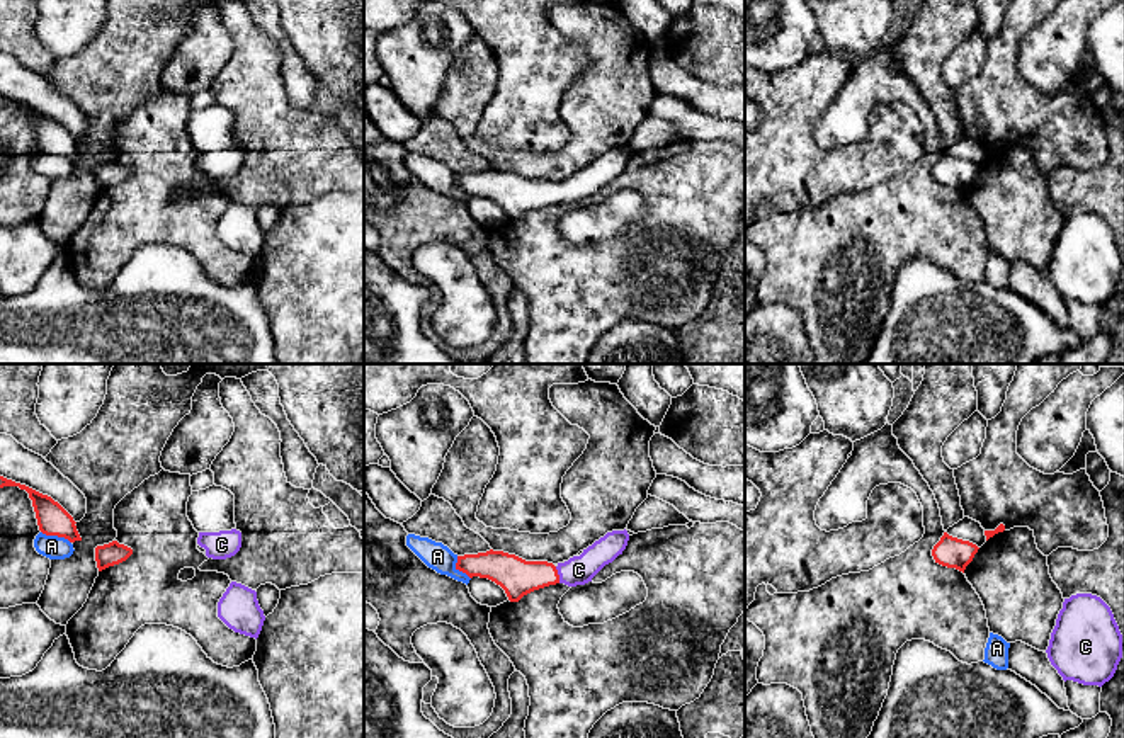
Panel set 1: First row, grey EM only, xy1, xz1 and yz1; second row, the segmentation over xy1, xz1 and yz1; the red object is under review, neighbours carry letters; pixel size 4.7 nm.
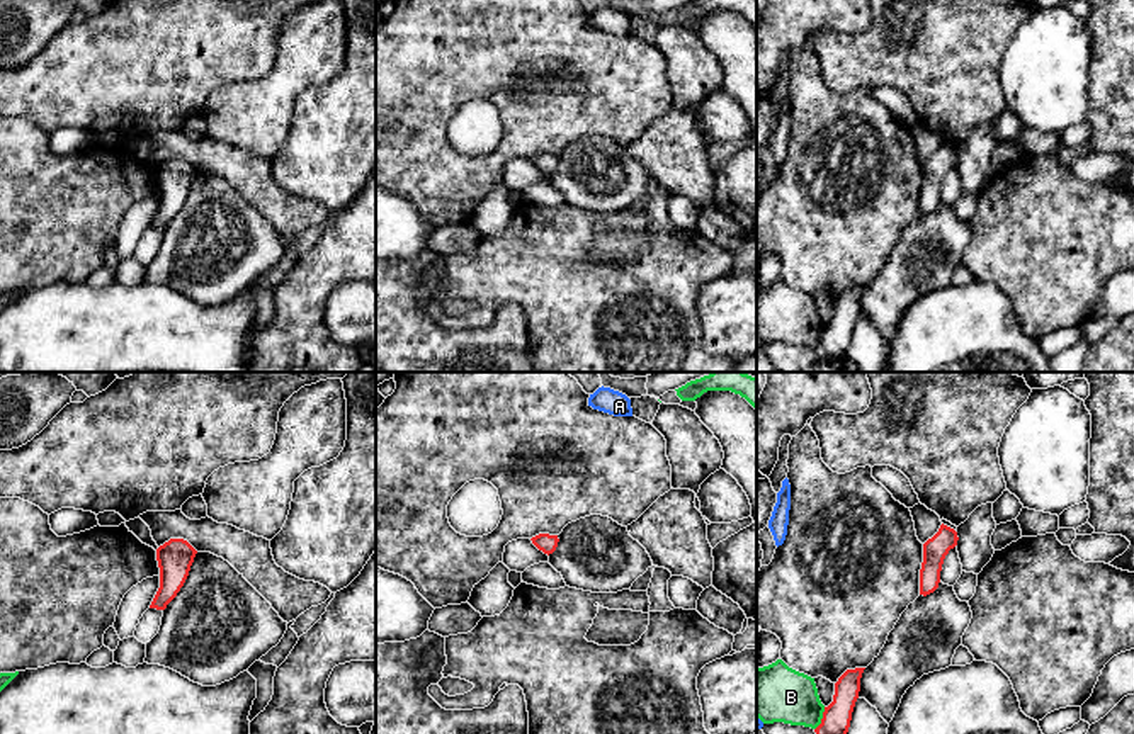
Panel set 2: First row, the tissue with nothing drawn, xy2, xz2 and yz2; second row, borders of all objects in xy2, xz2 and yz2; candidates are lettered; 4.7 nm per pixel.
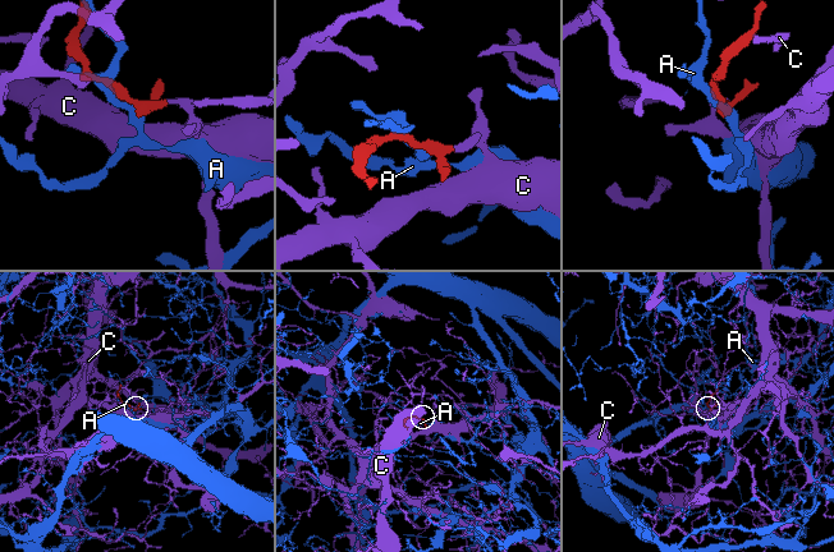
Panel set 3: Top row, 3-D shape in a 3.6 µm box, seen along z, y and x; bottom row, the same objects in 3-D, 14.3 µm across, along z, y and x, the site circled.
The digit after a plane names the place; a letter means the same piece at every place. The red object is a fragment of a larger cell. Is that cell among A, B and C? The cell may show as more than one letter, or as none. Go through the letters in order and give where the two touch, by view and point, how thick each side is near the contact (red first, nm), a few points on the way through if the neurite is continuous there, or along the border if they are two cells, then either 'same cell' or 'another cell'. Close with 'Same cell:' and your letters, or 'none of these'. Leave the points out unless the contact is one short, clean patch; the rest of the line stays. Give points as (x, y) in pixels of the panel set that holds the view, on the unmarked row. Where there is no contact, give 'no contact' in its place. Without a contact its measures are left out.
A: meets red in xy1 at (56, 153); 150 nm thick on the red side, 110 nm on the other; another cell
B: meets red in yz2 at (822, 338); 140 nm thick on the red side, 280 nm on the other; border along yz2 (825, 327), (822, 342), (815, 349); another cell
C: meets red in xz1 at (558, 194); 180 nm thick on the red side, 140 nm on the other; runs through xz1 (517, 196), (558, 194), (579, 189); same cell
Same cell: C

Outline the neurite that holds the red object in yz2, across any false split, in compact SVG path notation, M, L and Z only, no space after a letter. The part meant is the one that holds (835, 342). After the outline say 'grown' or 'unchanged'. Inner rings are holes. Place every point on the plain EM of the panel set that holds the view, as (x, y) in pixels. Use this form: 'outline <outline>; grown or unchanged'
outline M847 289L835 302L833 321L825 326L821 343L814 348L819 360L847 357L864 289Z; unchanged

